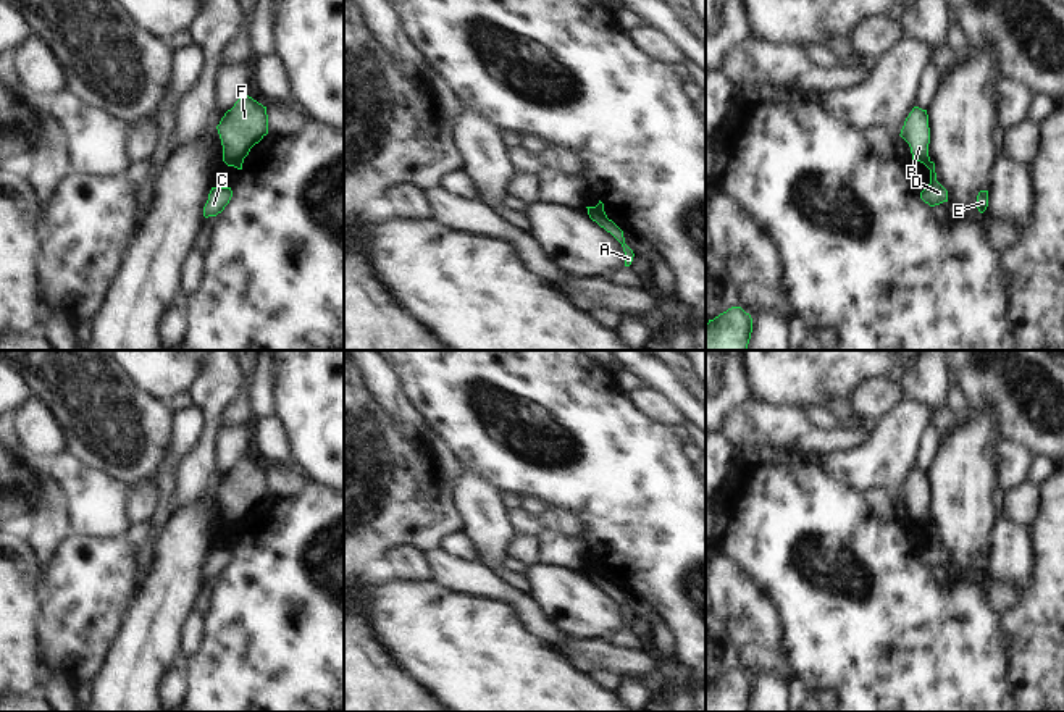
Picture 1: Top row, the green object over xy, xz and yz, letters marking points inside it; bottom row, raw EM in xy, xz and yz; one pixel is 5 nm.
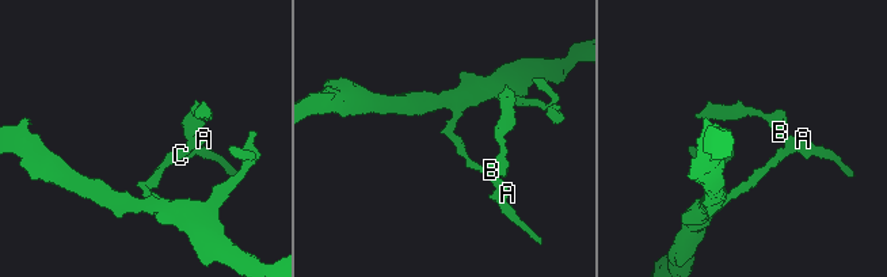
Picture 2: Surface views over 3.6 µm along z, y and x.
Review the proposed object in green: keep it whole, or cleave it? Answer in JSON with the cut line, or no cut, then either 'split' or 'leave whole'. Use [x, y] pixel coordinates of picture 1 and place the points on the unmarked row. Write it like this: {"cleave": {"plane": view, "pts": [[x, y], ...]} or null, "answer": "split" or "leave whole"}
{"cleave": {"plane": "yz", "pts": [[929, 522], [924, 525]]}, "answer": "split"}

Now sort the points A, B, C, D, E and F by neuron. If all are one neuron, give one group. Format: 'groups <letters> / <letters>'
groups A C D E / B F

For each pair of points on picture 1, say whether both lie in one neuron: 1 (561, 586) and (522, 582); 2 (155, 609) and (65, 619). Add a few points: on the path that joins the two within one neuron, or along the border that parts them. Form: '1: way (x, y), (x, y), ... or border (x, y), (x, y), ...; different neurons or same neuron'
1: border (525, 573), (532, 594); different neurons
2: border (142, 582), (125, 628), (112, 646); different neurons

